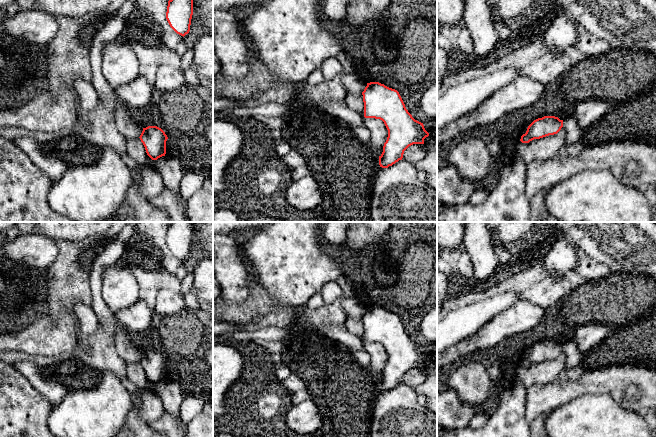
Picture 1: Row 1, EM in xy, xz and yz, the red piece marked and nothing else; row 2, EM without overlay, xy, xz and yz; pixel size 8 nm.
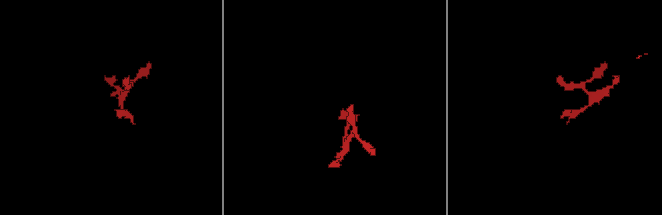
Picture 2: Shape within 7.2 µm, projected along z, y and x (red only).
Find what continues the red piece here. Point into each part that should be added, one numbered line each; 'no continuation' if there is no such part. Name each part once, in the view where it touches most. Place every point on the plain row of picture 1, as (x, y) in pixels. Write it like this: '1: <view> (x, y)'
no continuation

